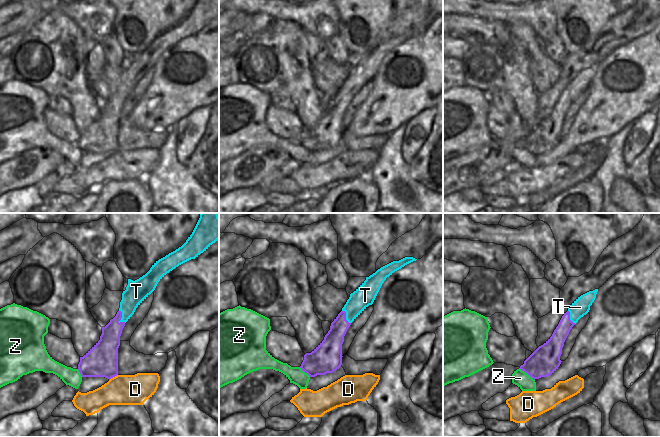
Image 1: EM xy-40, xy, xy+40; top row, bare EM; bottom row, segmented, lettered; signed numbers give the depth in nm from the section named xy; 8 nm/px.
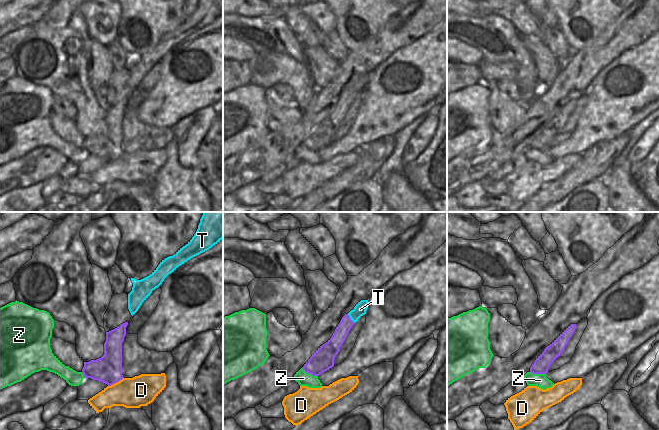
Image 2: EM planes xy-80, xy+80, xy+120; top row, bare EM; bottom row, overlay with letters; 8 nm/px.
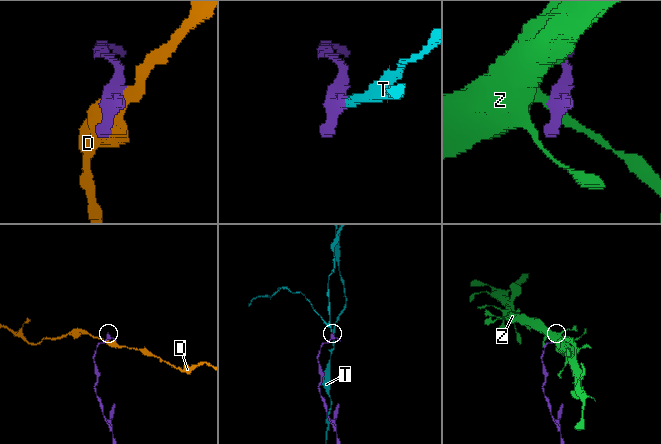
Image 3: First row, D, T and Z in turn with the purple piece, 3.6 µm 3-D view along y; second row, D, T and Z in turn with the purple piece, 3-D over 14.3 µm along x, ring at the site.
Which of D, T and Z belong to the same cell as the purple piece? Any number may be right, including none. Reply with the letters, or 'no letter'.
no letter

